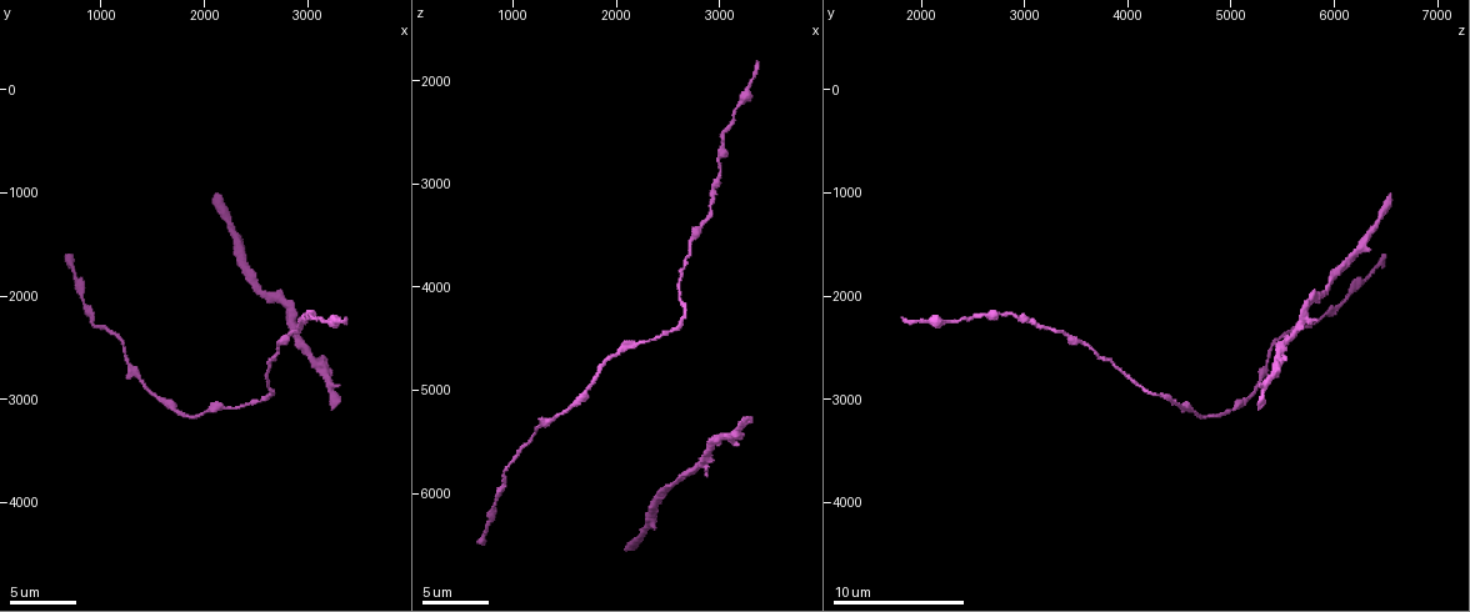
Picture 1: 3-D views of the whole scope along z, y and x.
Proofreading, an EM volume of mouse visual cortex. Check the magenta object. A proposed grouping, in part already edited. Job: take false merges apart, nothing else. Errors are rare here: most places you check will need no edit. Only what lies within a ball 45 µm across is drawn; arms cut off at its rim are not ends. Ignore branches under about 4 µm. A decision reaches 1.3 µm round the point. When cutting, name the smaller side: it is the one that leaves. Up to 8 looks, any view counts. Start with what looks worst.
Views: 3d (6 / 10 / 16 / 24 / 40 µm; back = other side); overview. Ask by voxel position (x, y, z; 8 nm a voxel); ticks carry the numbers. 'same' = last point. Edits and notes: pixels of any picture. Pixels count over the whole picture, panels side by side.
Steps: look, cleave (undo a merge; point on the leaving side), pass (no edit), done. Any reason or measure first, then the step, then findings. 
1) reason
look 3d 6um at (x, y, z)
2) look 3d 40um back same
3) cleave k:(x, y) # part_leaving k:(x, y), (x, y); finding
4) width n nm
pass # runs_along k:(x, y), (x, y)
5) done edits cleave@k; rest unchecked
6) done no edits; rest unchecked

look 3d 6um at (2580, 2980, 4400)

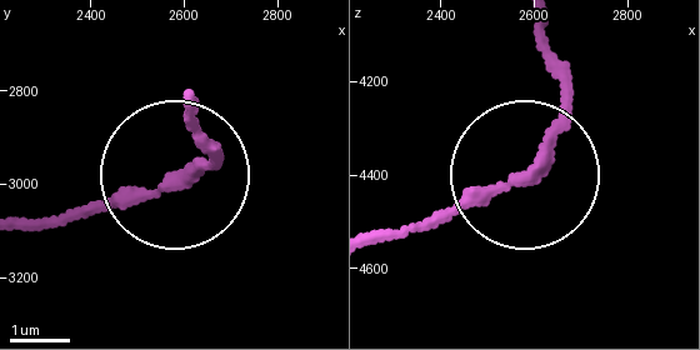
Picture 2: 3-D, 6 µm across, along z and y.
side_arm 31 um
pass # runs_along 2:(188, 176), (63, 216); all the same neuron

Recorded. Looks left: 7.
thick turns thin
look 3d 10um at (1240, 2640, 5380)

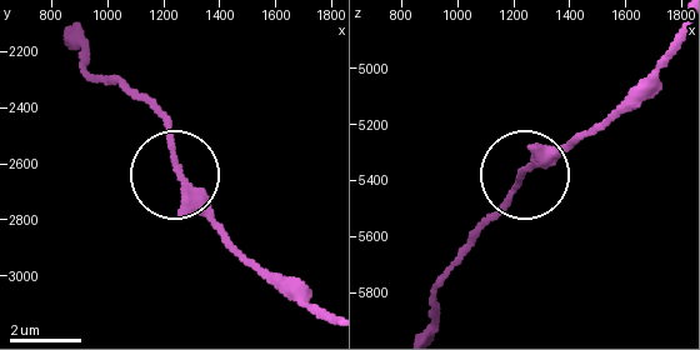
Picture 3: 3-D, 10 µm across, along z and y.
zoom in
look 3d 6um at (1250, 2630, 5360)

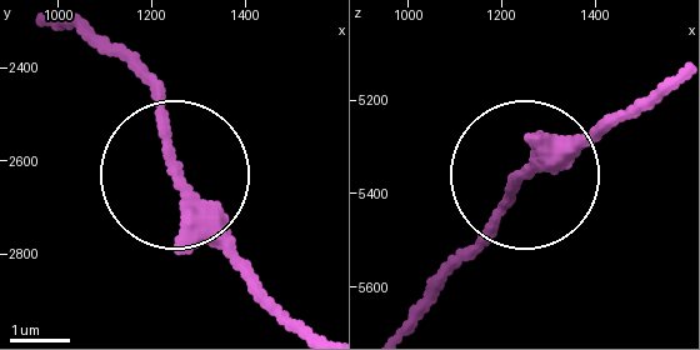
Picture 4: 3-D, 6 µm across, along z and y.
pass # runs_along 4:(305, 325), (176, 175), (141, 61); all the same neuron

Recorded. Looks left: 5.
thick turns thin
look 3d 6um at (2040, 3120, 4600)

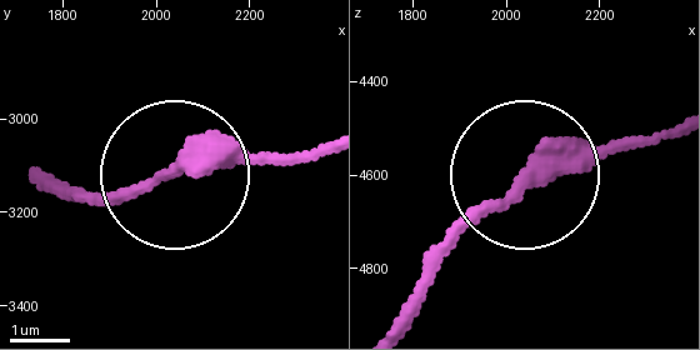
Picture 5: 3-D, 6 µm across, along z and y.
pass # runs_along 5:(325, 151), (205, 156), (101, 200), (61, 200); all the same neuron

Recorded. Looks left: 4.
calibre changes
look 3d 10um at (2800, 2380, 3420)

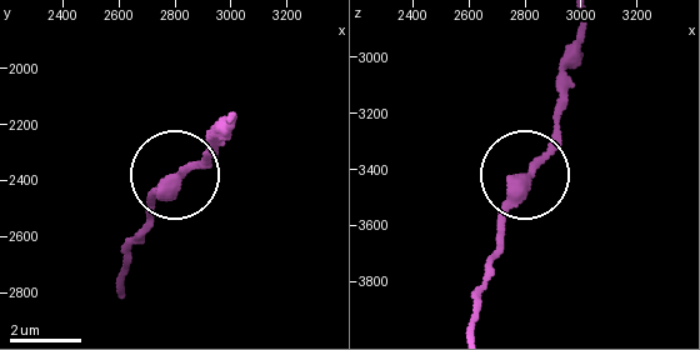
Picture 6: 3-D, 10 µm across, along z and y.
width 300 nm
pass # runs_along 6:(474, 325), (506, 200), (551, 138), (560, 105); all the same neuron

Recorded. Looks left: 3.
done no edits; rest unchecked

